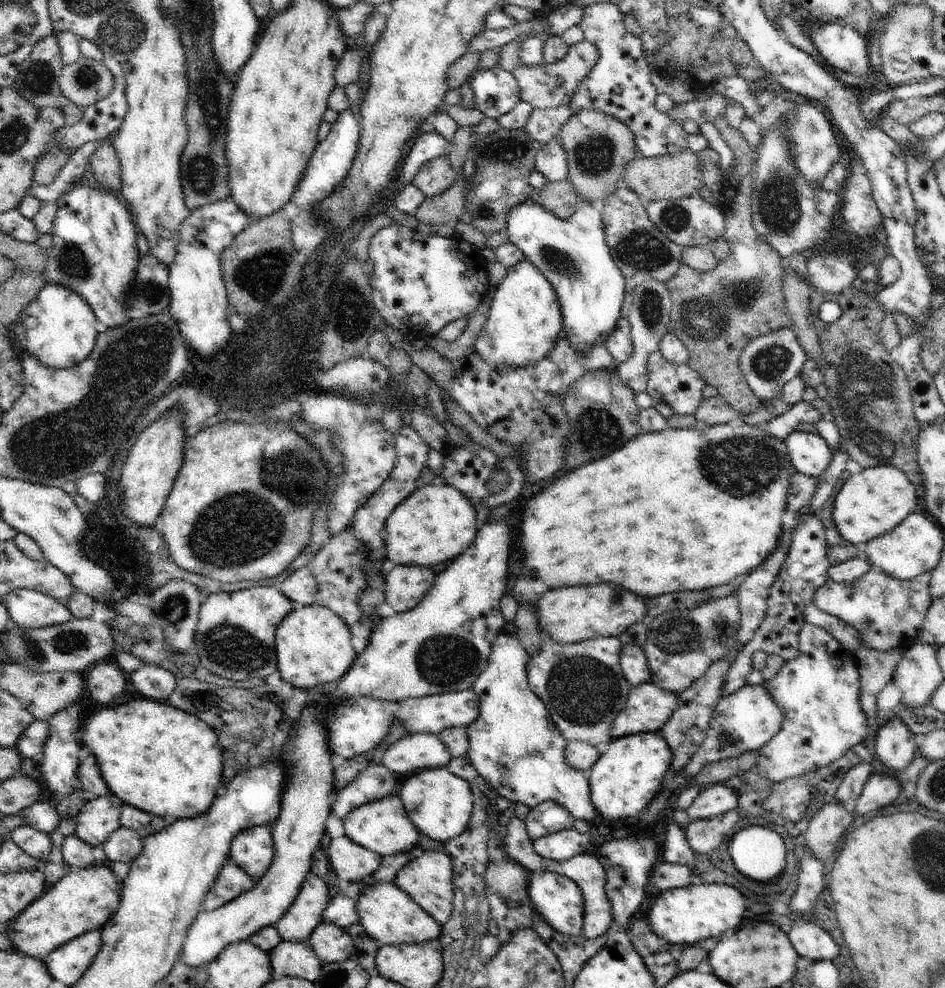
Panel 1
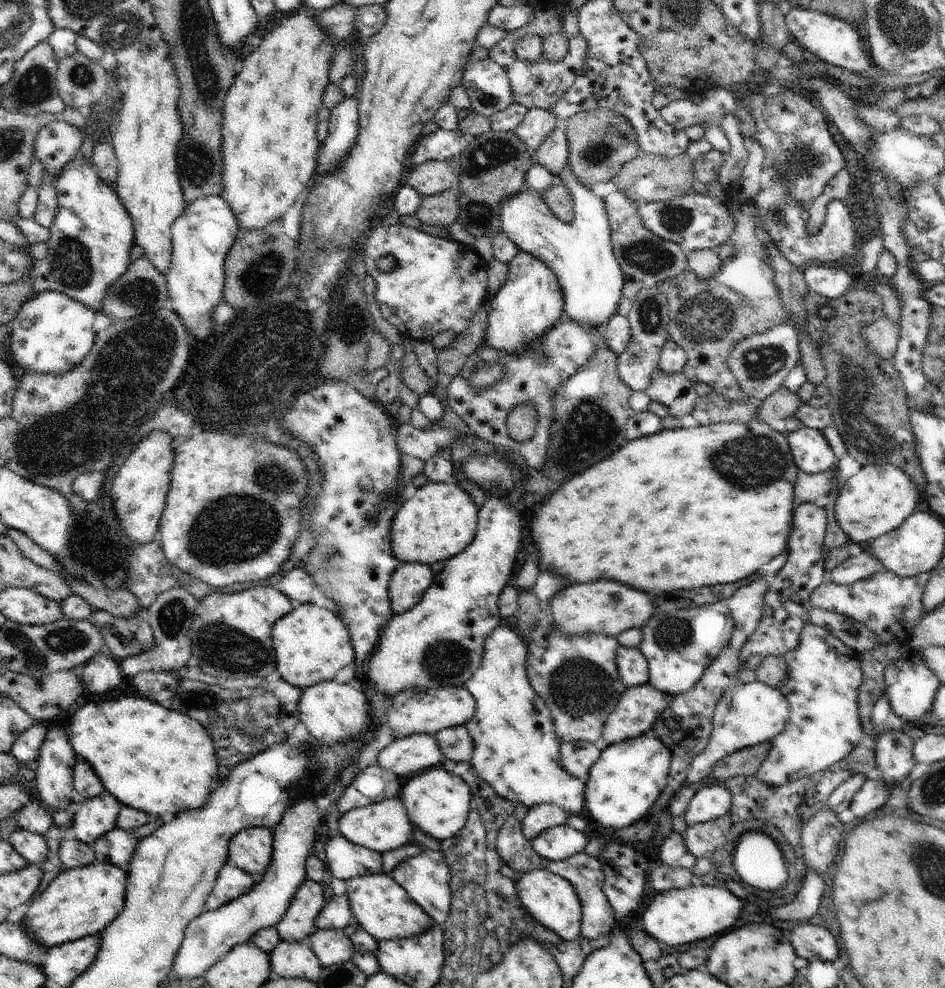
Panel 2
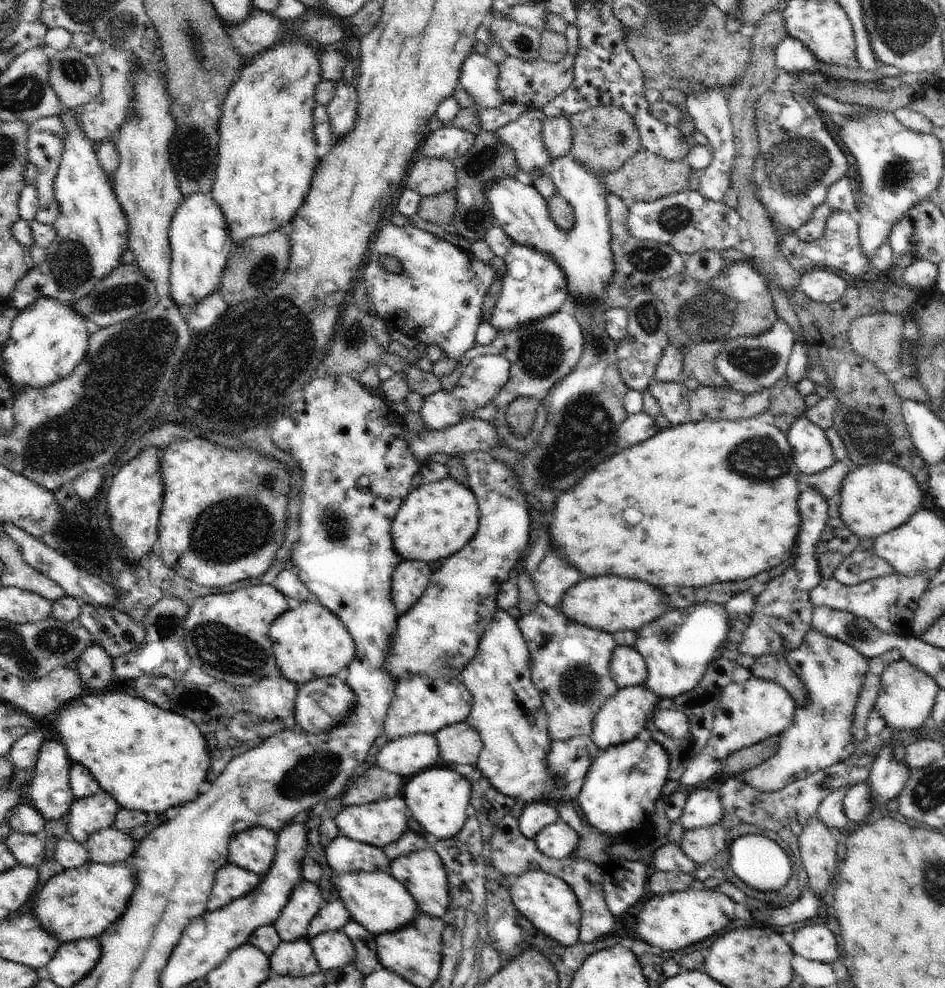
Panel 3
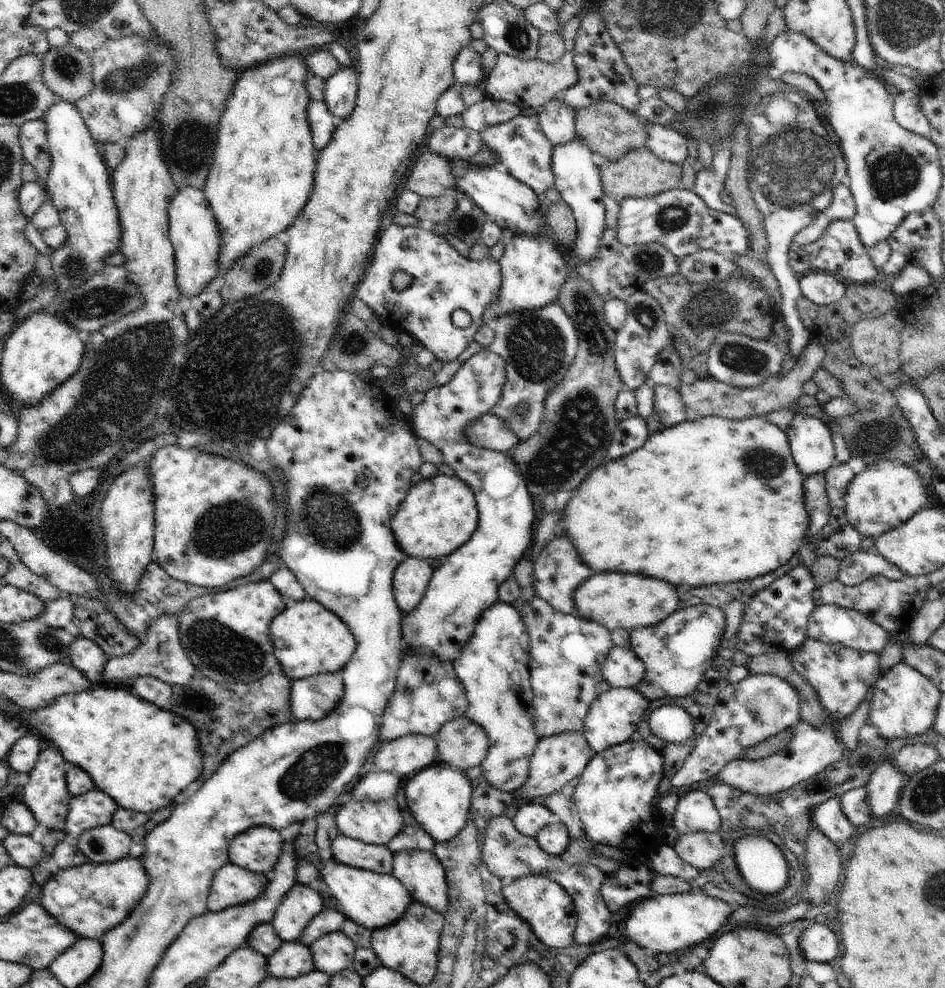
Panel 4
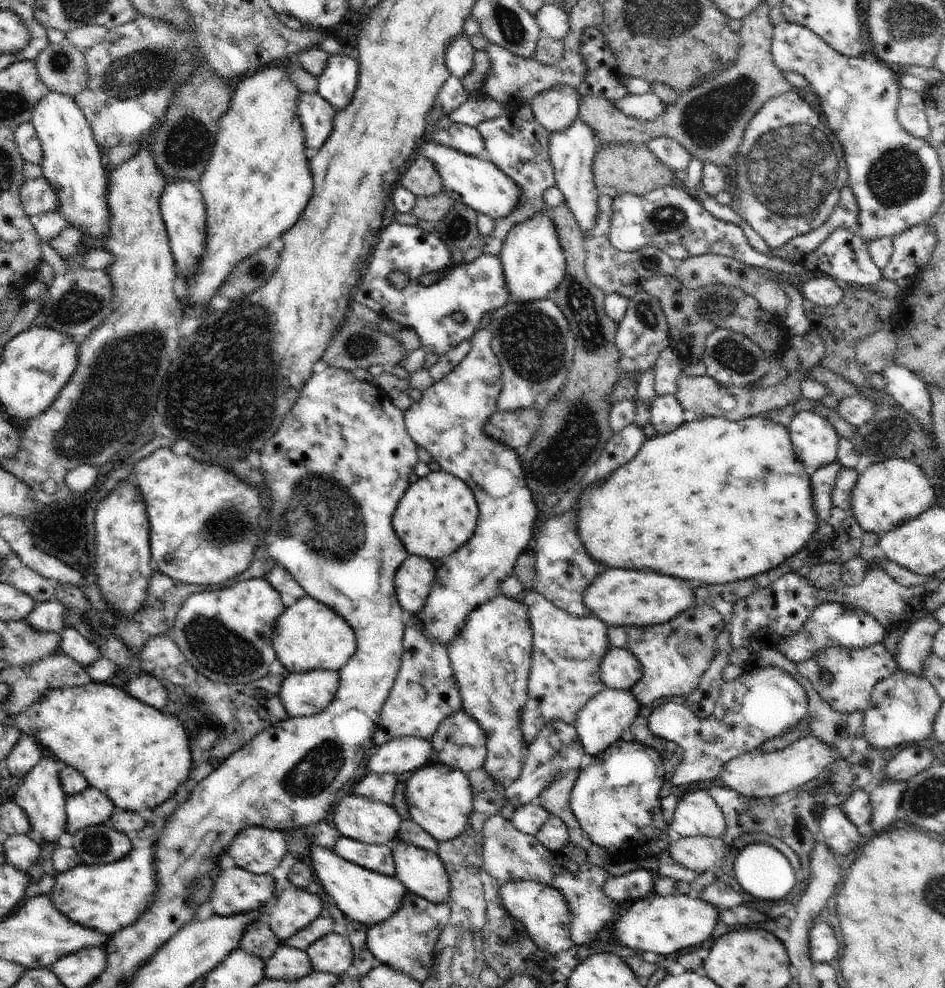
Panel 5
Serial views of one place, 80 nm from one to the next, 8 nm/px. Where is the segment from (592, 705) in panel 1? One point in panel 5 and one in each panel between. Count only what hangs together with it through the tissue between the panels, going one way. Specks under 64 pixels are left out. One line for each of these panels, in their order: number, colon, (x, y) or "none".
2: (577, 677)
3: (570, 664)
4: (567, 653)
5: (567, 650)

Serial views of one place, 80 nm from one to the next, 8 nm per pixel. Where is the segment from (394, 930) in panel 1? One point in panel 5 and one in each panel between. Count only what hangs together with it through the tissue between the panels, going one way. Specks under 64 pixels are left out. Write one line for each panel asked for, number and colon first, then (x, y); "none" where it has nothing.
2: (383, 908)
3: (377, 901)
4: (374, 900)
5: (367, 897)

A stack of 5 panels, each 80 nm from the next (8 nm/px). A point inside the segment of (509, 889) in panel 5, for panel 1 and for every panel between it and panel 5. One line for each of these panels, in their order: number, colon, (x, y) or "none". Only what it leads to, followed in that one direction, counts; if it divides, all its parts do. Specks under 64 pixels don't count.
1: (557, 899)
2: (552, 900)
3: (547, 901)
4: (545, 904)

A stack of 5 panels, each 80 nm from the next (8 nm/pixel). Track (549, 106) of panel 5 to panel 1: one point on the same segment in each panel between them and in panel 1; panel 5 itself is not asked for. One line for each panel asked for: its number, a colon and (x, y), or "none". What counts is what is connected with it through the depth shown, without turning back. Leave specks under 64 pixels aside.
1: (551, 160)
2: (552, 154)
3: (557, 137)
4: (557, 121)

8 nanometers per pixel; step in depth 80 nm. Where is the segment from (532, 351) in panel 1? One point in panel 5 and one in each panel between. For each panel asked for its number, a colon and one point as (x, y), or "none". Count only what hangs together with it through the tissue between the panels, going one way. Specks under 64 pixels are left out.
2: (529, 303)
3: (534, 286)
4: (533, 271)
5: (532, 258)

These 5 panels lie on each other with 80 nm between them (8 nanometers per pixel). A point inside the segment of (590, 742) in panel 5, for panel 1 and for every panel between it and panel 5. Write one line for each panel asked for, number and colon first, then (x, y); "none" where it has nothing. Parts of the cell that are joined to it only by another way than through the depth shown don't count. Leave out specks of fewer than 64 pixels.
1: (648, 708)
2: (639, 708)
3: (621, 718)
4: (614, 716)

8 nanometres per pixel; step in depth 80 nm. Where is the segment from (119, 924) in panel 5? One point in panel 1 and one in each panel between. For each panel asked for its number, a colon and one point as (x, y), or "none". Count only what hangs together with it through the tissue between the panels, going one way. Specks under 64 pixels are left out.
1: (85, 898)
2: (79, 902)
3: (80, 903)
4: (90, 899)

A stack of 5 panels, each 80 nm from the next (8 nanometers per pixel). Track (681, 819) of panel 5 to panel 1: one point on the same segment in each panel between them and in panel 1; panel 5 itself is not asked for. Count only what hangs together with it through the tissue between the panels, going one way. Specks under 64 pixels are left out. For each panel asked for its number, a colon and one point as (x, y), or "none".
1: (718, 799)
2: (712, 802)
3: (704, 807)
4: (696, 812)

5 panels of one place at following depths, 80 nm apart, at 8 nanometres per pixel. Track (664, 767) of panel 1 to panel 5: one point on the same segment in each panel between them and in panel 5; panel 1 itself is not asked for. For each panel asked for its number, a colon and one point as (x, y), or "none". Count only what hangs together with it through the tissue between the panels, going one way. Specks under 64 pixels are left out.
2: (624, 782)
3: (621, 796)
4: (616, 797)
5: (615, 799)

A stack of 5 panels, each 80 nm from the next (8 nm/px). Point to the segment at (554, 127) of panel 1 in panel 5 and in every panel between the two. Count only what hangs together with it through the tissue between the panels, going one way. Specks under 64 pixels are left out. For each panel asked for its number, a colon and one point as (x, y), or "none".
2: (538, 123)
3: (525, 135)
4: (523, 150)
5: (519, 148)

